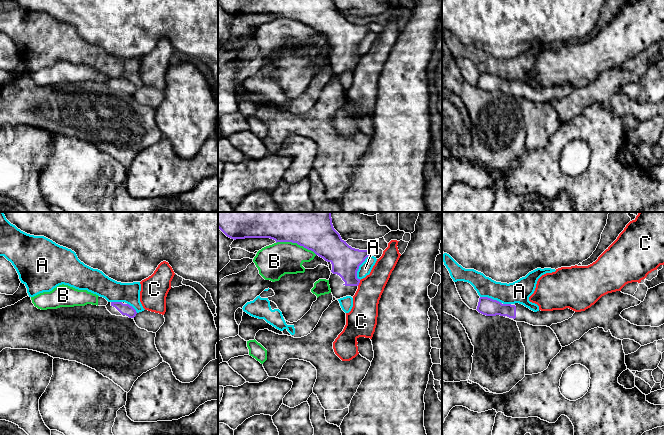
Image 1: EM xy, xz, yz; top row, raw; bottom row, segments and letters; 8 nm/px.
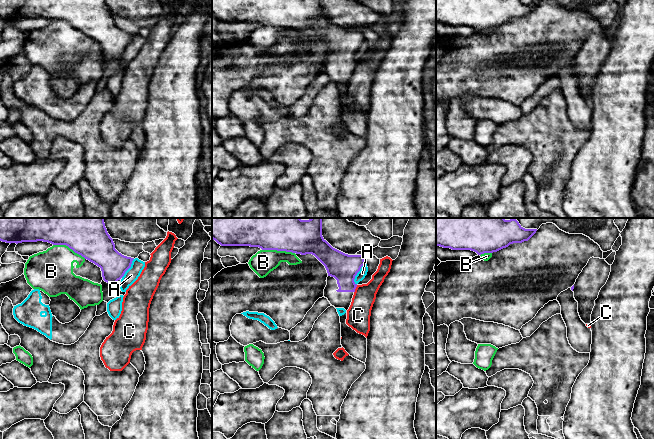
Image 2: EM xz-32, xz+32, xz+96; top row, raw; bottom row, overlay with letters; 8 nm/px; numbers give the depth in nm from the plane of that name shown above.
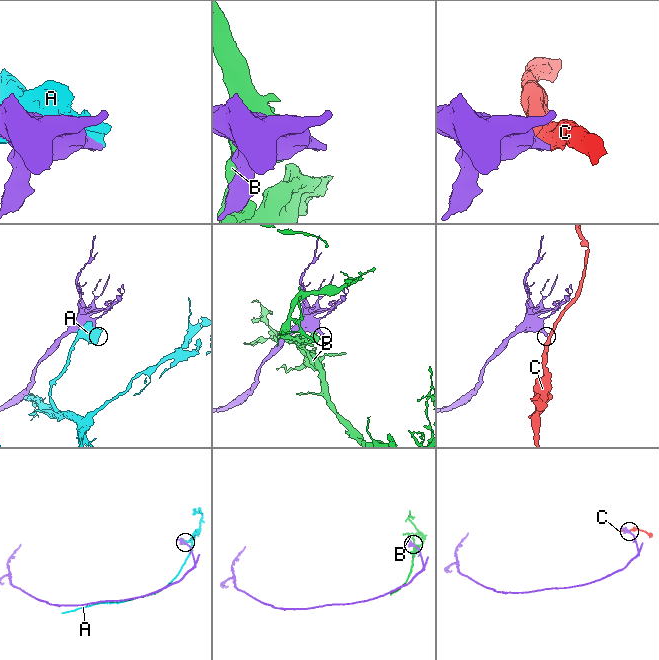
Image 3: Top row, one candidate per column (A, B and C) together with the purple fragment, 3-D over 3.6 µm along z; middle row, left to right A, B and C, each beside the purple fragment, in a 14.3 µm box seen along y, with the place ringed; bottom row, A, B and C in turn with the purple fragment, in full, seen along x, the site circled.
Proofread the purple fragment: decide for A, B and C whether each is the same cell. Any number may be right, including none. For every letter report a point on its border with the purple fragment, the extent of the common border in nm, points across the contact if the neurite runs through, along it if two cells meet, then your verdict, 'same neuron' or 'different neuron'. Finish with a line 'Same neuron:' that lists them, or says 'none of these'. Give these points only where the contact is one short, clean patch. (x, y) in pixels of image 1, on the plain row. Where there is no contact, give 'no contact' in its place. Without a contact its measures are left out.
A: contact xz (358, 43); length 220 nm; different neuron
B: contact xz (296, 18); length 340 nm; border xz (276, 18), (296, 18), (316, 30); different neuron
C: contact xz (359, 58); length 50 nm; border xz (360, 56), (357, 61); different neuron
Same neuron: none of these

